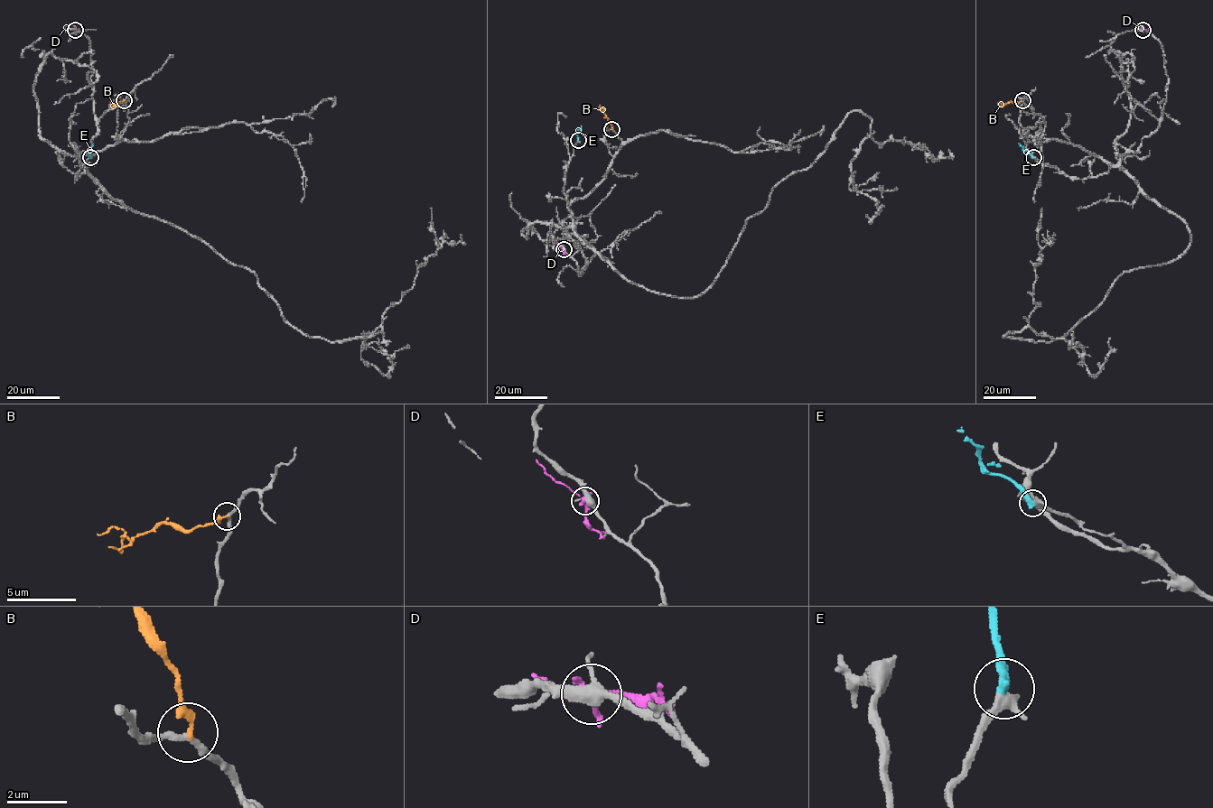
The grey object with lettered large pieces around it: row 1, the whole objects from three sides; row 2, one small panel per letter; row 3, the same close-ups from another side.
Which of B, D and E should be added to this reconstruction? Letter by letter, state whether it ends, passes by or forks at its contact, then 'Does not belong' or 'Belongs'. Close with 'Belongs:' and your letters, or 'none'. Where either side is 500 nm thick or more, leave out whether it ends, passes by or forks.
B: It ends there. Does not belong
D: It passes by. Does not belong
E: It ends there. Does not belong
Belongs: none

